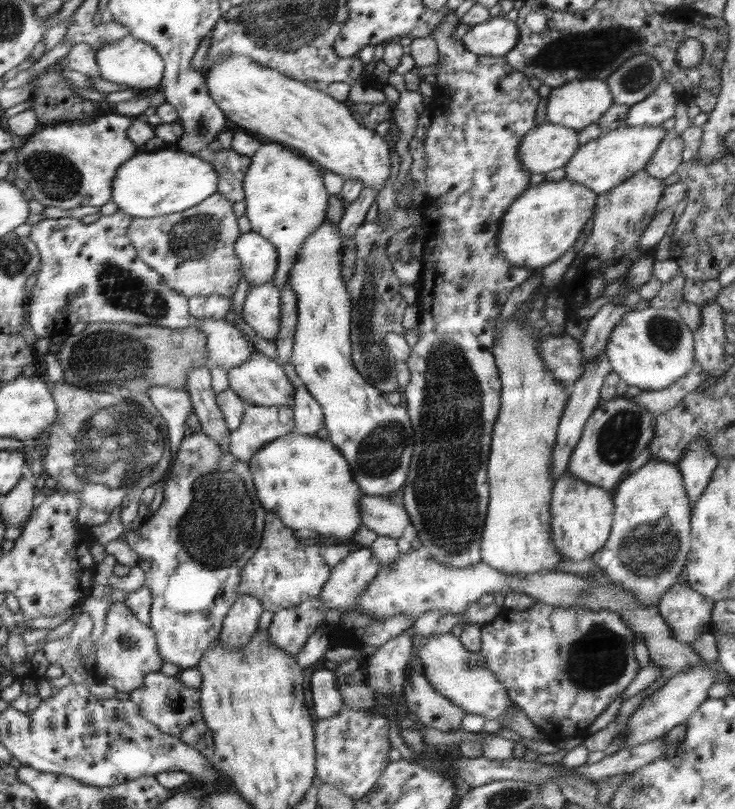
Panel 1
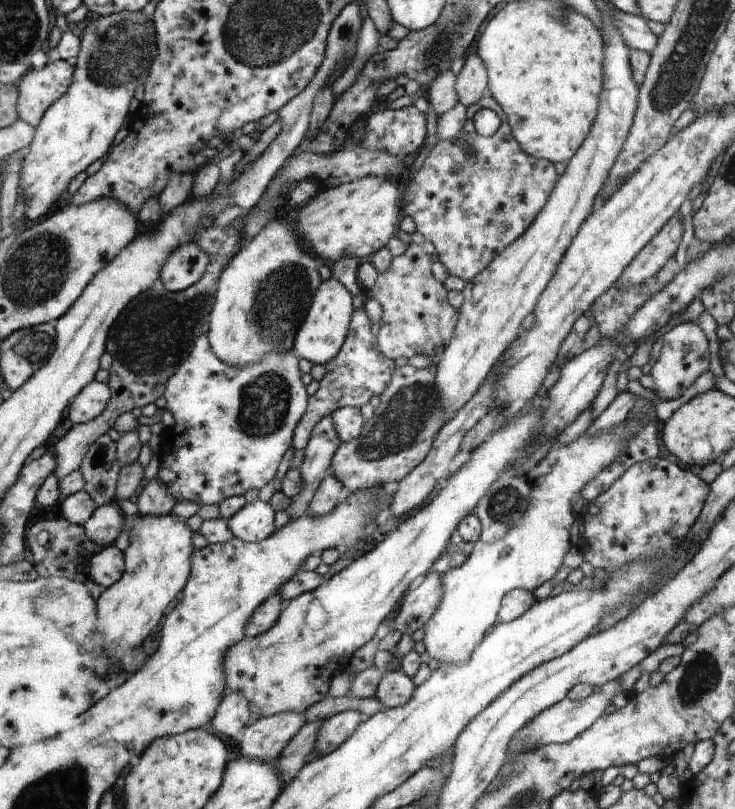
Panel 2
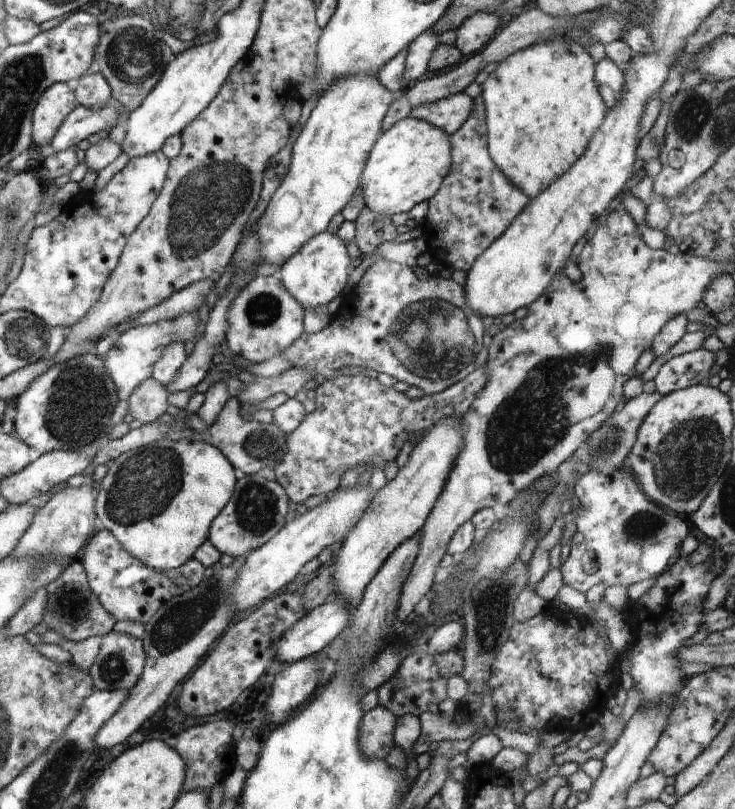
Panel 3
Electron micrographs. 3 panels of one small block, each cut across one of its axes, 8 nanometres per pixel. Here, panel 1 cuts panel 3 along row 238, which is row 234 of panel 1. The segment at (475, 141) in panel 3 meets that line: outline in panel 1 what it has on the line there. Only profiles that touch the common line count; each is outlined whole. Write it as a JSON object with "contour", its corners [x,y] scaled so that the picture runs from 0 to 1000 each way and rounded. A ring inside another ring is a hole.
{"contour":[[[619,14],[614,15],[608,22],[596,31],[596,35],[585,42],[595,52],[596,62],[596,85],[593,103],[589,105],[589,120],[585,131],[589,131],[590,138],[585,142],[586,153],[577,167],[577,183],[580,185],[578,198],[582,203],[580,206],[580,230],[581,237],[577,240],[577,247],[569,260],[573,262],[571,279],[578,282],[576,290],[576,315],[571,323],[576,326],[571,344],[571,356],[567,360],[567,379],[570,381],[571,405],[574,413],[570,420],[559,430],[558,440],[551,445],[558,457],[558,472],[546,482],[548,497],[554,499],[554,509],[561,524],[563,534],[563,551],[559,566],[558,583],[555,592],[548,601],[547,616],[548,627],[556,635],[556,643],[562,653],[567,656],[573,672],[584,680],[588,691],[596,695],[612,698],[618,702],[631,702],[648,697],[654,693],[656,660],[660,653],[660,640],[663,639],[663,628],[665,624],[665,596],[663,592],[663,574],[665,572],[667,553],[669,545],[669,530],[678,514],[682,487],[682,470],[679,468],[678,456],[675,455],[673,443],[669,438],[672,430],[672,409],[673,398],[680,391],[682,379],[691,368],[694,361],[702,354],[707,354],[714,346],[724,341],[724,333],[716,330],[699,329],[690,321],[679,316],[676,308],[676,289],[682,278],[683,267],[705,242],[709,242],[720,231],[720,221],[722,214],[718,213],[703,194],[703,185],[710,169],[729,157],[727,147],[729,143],[729,133],[735,126],[732,112],[721,106],[720,95],[713,94],[709,89],[699,87],[688,78],[687,69],[653,69],[645,64],[639,64],[631,59],[627,49],[614,46],[614,40],[624,31],[623,21]]]}

